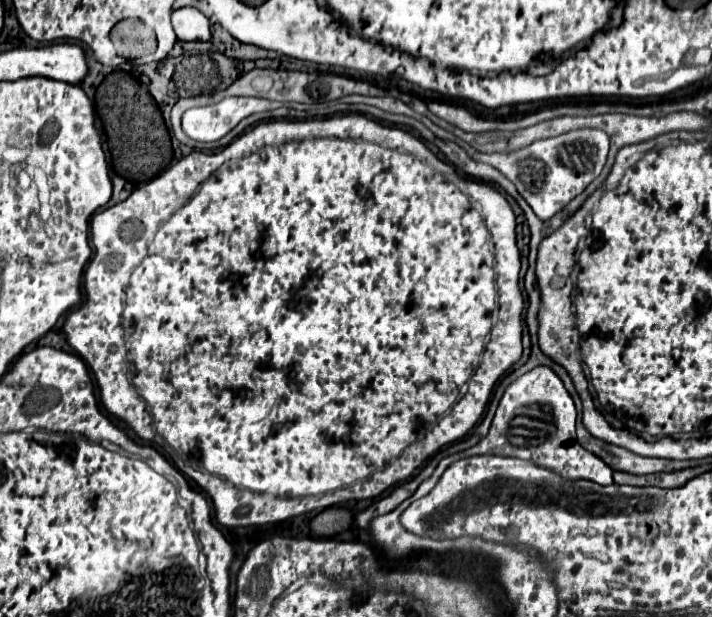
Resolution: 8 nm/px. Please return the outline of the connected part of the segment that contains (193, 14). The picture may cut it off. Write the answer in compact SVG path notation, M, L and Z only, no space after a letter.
M196 8L174 10L172 12L172 26L174 26L174 32L180 40L208 42L212 38L208 18Z

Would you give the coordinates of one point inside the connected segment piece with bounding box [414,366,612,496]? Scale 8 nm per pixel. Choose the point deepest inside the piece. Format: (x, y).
(535, 420)

